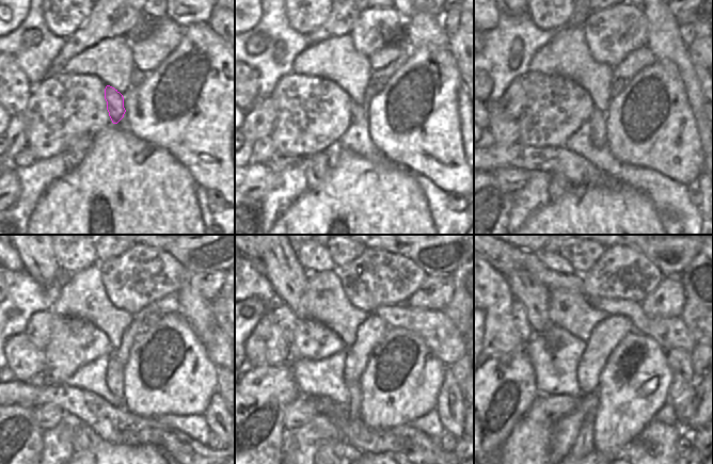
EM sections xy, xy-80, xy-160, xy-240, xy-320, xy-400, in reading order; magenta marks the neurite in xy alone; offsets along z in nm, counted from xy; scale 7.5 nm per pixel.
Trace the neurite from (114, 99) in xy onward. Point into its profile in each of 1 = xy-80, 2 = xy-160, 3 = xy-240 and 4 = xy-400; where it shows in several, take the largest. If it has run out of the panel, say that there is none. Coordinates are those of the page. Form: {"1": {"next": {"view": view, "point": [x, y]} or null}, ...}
{"1": {"next": {"view": "xy-80", "point": [357, 112]}}, "2": {"next": {"view": "xy-160", "point": [598, 120]}}, "3": {"next": {"view": "xy-240", "point": [115, 369]}}, "4": {"next": {"view": "xy-400", "point": [584, 445]}}}

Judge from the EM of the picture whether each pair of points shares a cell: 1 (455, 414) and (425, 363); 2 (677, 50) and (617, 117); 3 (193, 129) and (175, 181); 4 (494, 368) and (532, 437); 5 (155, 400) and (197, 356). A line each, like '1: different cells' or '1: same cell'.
1: different cells
2: different cells
3: different cells
4: different cells
5: same cell

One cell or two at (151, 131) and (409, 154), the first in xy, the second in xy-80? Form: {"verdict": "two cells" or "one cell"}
{"verdict": "one cell"}

